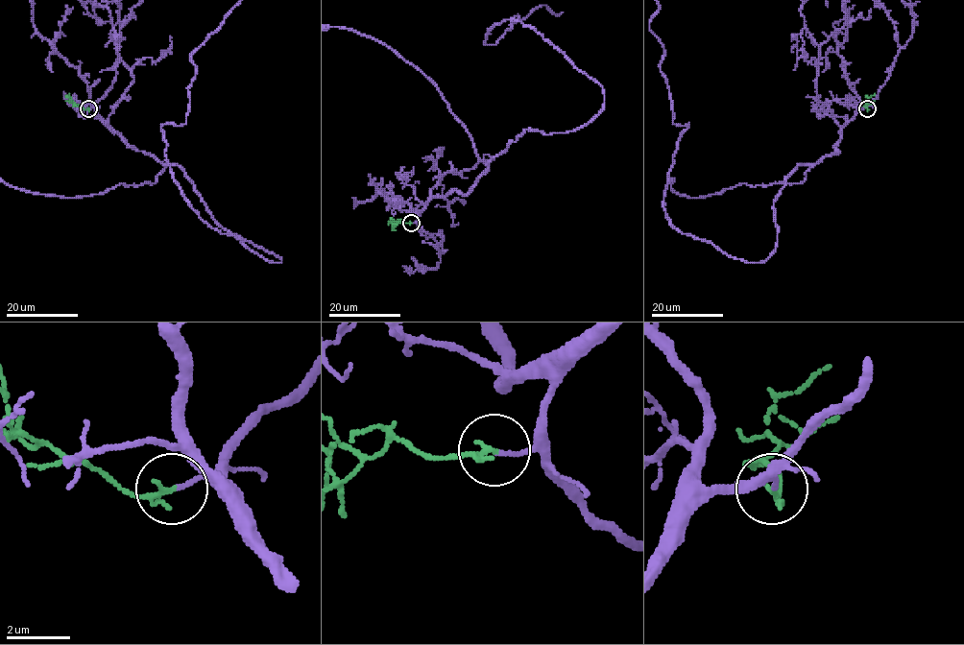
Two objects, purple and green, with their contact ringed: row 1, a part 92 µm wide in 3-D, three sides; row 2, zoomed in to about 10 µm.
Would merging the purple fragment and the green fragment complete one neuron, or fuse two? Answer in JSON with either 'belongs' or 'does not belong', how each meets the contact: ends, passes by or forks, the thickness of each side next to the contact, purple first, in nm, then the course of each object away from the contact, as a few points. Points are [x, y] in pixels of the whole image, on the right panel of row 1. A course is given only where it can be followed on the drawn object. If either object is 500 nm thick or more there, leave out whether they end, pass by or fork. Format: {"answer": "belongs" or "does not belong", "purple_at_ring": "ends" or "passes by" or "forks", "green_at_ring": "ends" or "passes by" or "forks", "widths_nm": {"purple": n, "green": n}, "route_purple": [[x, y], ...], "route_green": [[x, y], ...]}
{"answer": "belongs", "purple_at_ring": "ends", "green_at_ring": "ends", "widths_nm": {"purple": 120, "green": 180}, "route_purple": [[867, 108], [841, 128], [838, 152], [802, 182], [736, 184], [692, 198], [671, 188], [664, 166]], "route_green": [[867, 108], [867, 101], [874, 94]]}

